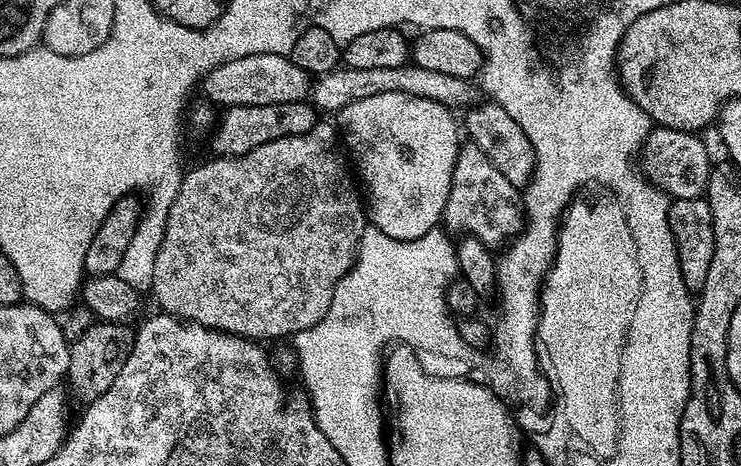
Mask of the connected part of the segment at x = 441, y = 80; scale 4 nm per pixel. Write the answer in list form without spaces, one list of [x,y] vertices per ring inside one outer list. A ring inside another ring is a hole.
[[[409,62],[402,68],[354,70],[341,66],[332,72],[325,72],[323,76],[311,81],[310,100],[321,113],[338,114],[343,108],[350,106],[350,102],[362,102],[362,98],[374,98],[374,94],[405,92],[418,98],[430,98],[453,110],[464,110],[477,103],[475,91],[477,92],[477,89],[472,80],[452,78],[450,74],[438,74],[434,70],[422,70],[417,64]]]

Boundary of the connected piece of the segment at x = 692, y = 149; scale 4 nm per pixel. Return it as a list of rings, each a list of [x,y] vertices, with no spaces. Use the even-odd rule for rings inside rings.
[[[653,127],[638,153],[638,164],[644,179],[656,188],[661,188],[672,200],[703,197],[708,190],[714,159],[700,139],[694,132]]]

